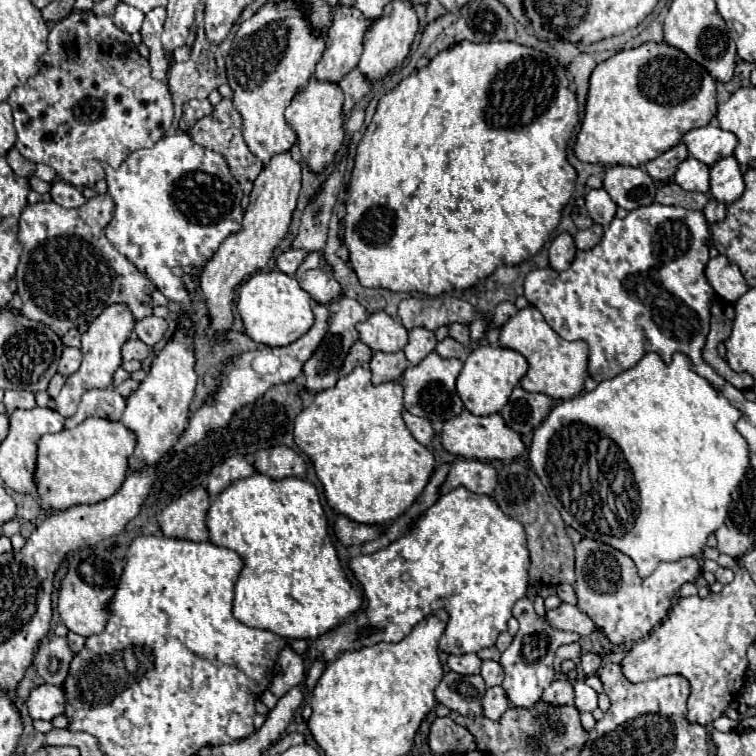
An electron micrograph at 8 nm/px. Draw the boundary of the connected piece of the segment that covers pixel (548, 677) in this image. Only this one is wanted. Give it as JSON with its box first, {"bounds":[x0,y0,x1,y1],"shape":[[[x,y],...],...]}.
{"bounds":[501,597,581,707],"shape":[[[527,597],[519,599],[513,607],[513,617],[519,621],[519,631],[513,637],[513,643],[503,651],[501,655],[501,667],[505,671],[503,679],[503,689],[513,707],[533,707],[539,699],[543,689],[549,687],[549,683],[555,679],[553,673],[553,657],[559,645],[565,643],[575,643],[579,641],[581,635],[569,633],[569,631],[555,631],[551,629],[545,619],[531,619],[531,601]]]}

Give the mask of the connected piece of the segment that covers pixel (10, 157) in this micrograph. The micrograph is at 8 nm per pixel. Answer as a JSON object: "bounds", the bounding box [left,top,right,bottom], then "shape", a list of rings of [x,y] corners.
{"bounds":[7,147,35,177],"shape":[[[15,147],[7,153],[7,163],[19,177],[31,177],[35,173],[35,163],[23,159],[23,155]]]}

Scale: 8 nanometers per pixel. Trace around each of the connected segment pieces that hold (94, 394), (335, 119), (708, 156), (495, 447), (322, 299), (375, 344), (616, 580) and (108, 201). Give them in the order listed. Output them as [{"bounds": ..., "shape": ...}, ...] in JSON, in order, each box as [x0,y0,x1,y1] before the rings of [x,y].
[{"bounds":[65,387,125,429],"shape":[[[113,387],[91,389],[81,397],[77,413],[65,421],[65,427],[71,429],[87,417],[107,417],[119,421],[123,409],[125,409],[125,399]]]},{"bounds":[285,77,345,171],"shape":[[[311,77],[307,87],[303,87],[293,97],[289,107],[285,109],[285,119],[297,133],[297,145],[299,145],[309,169],[311,171],[325,169],[333,161],[337,149],[341,147],[341,143],[345,139],[345,131],[343,131],[343,91],[341,91],[341,87],[337,83],[319,81],[317,77]]]},{"bounds":[683,125,737,167],"shape":[[[705,125],[705,127],[691,129],[689,133],[685,133],[683,143],[687,145],[691,157],[711,167],[719,159],[733,155],[737,147],[737,137],[715,125]]]},{"bounds":[441,409,525,461],"shape":[[[467,409],[455,415],[455,419],[449,419],[447,423],[443,423],[441,443],[451,455],[477,459],[477,461],[509,461],[509,459],[515,459],[525,449],[521,437],[503,423],[499,413],[489,417],[477,417]]]},{"bounds":[295,253,341,305],"shape":[[[309,253],[295,273],[297,283],[311,295],[313,301],[329,305],[341,295],[339,283],[333,279],[331,267],[319,253]]]},{"bounds":[357,311,407,353],"shape":[[[385,311],[369,315],[363,325],[359,323],[357,325],[359,337],[361,329],[363,329],[363,343],[369,345],[373,351],[395,353],[407,345],[407,329]]]},{"bounds":[575,539,701,645],"shape":[[[581,539],[581,543],[575,545],[575,573],[577,607],[589,615],[611,643],[619,645],[645,637],[667,615],[675,591],[681,585],[695,581],[701,569],[697,559],[685,557],[673,563],[661,563],[649,577],[641,579],[635,571],[635,563],[627,555],[605,543]]]},{"bounds":[17,195,155,337],"shape":[[[97,195],[79,209],[63,209],[57,203],[27,205],[19,219],[19,241],[23,243],[21,263],[17,267],[17,293],[23,299],[21,313],[33,321],[51,327],[59,337],[79,325],[89,325],[107,305],[125,303],[135,319],[151,315],[151,293],[155,285],[125,255],[121,255],[107,239],[105,229],[113,219],[115,203],[109,195]]]}]

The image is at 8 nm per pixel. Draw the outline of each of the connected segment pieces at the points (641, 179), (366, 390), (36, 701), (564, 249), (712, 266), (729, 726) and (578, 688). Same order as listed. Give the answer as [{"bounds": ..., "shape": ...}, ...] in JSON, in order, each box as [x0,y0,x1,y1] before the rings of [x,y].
[{"bounds":[603,165,657,211],"shape":[[[615,165],[607,169],[605,179],[603,179],[603,189],[611,195],[611,199],[619,207],[633,211],[635,207],[651,205],[655,201],[657,185],[639,167]]]},{"bounds":[295,367,433,525],"shape":[[[355,367],[349,375],[341,377],[333,389],[319,391],[313,403],[295,419],[295,443],[313,461],[327,505],[355,523],[387,525],[395,521],[423,495],[433,475],[433,453],[411,435],[401,419],[401,411],[403,389],[399,383],[371,385],[371,371],[367,367]]]},{"bounds":[25,685,65,721],"shape":[[[39,685],[39,687],[31,689],[25,705],[29,709],[31,719],[51,721],[55,715],[61,715],[65,711],[65,693],[63,693],[63,687]]]},{"bounds":[549,233,577,271],"shape":[[[569,233],[557,235],[549,247],[549,267],[555,271],[565,271],[571,265],[575,251],[577,251],[577,247]]]},{"bounds":[705,255,749,301],"shape":[[[717,255],[715,259],[711,259],[707,263],[705,269],[707,281],[711,283],[711,287],[717,291],[717,295],[721,295],[727,301],[737,301],[749,287],[739,271],[739,267],[735,263],[731,263],[725,255]]]},{"bounds":[711,715,739,731],"shape":[[[721,715],[721,717],[715,719],[711,725],[713,725],[717,731],[735,731],[735,729],[739,727],[739,721],[733,721],[733,719],[729,719],[727,715]]]},{"bounds":[573,681,597,713],"shape":[[[575,681],[573,689],[575,689],[575,707],[581,713],[597,709],[597,693],[589,685],[585,685],[583,681]]]}]

